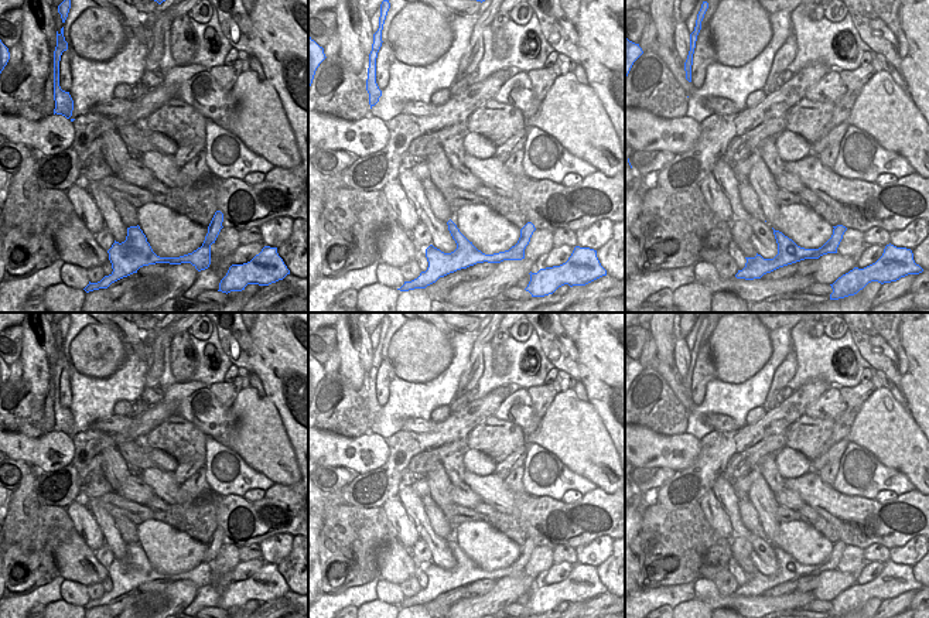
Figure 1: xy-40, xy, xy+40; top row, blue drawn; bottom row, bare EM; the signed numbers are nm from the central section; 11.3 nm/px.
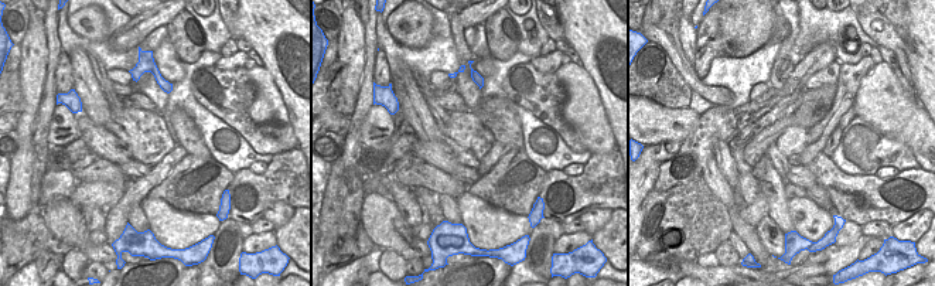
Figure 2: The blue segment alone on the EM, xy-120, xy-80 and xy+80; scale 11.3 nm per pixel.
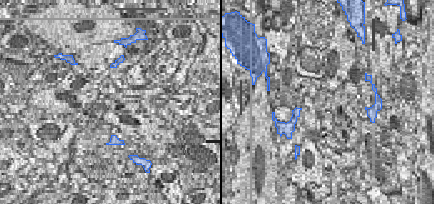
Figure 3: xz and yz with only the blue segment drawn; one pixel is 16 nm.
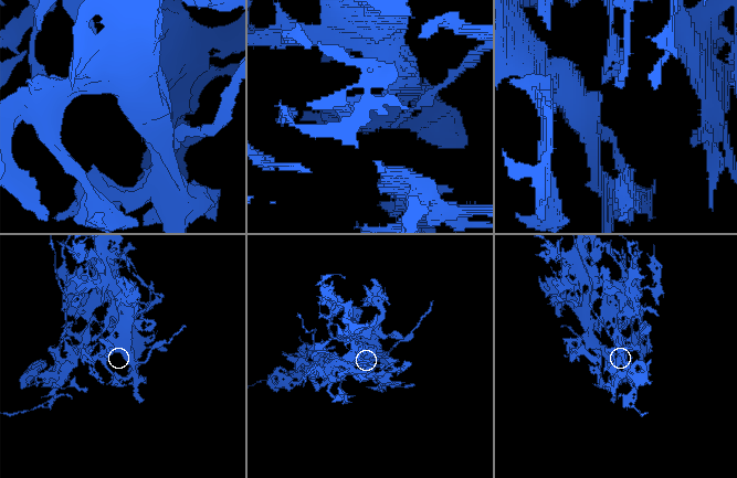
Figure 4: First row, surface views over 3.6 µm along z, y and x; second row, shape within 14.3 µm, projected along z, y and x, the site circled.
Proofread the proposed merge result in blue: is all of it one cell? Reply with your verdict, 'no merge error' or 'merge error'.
merge error

